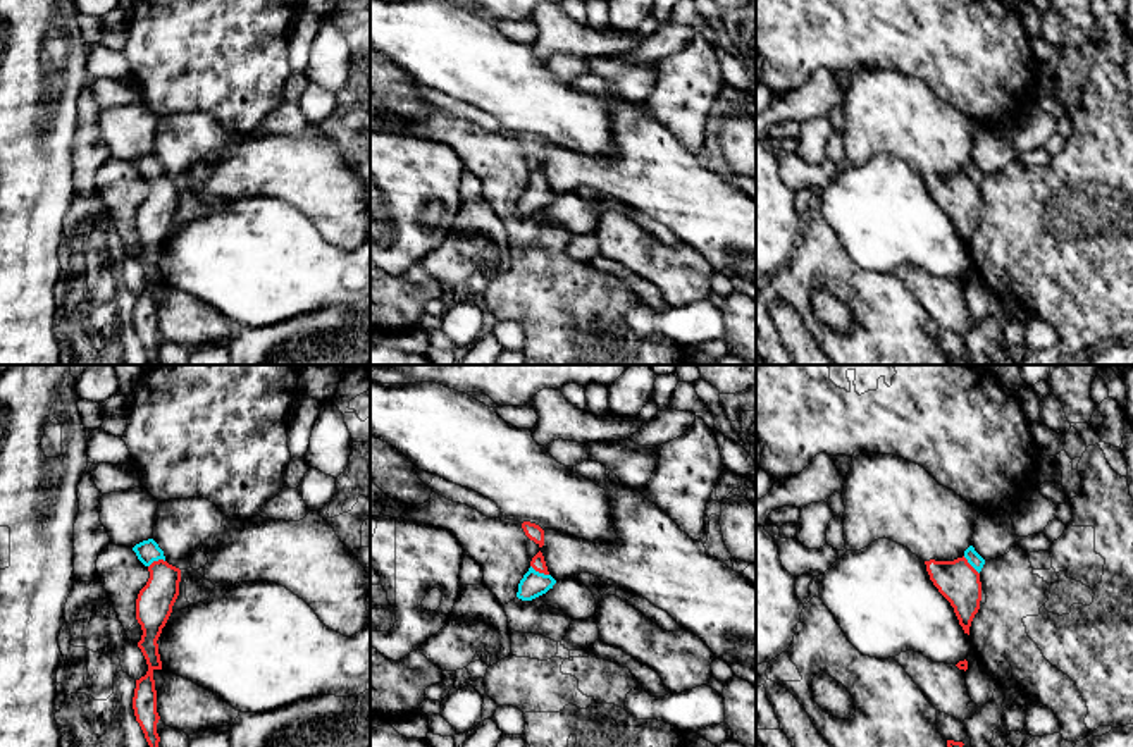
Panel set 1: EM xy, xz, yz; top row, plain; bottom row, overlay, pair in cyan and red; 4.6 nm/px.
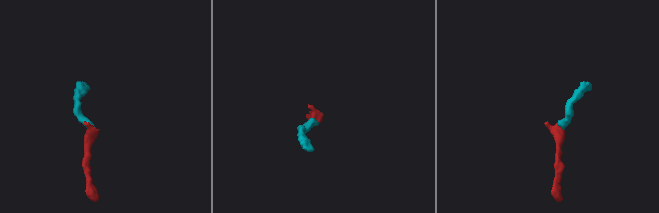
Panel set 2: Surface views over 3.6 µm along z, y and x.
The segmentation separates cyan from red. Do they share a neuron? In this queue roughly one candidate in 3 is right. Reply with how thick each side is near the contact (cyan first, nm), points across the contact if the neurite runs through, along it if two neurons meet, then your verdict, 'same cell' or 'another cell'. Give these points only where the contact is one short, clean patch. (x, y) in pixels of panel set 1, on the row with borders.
calibres 120 and 70 nm; way xz (534, 584), (538, 572), (538, 563); same cell

